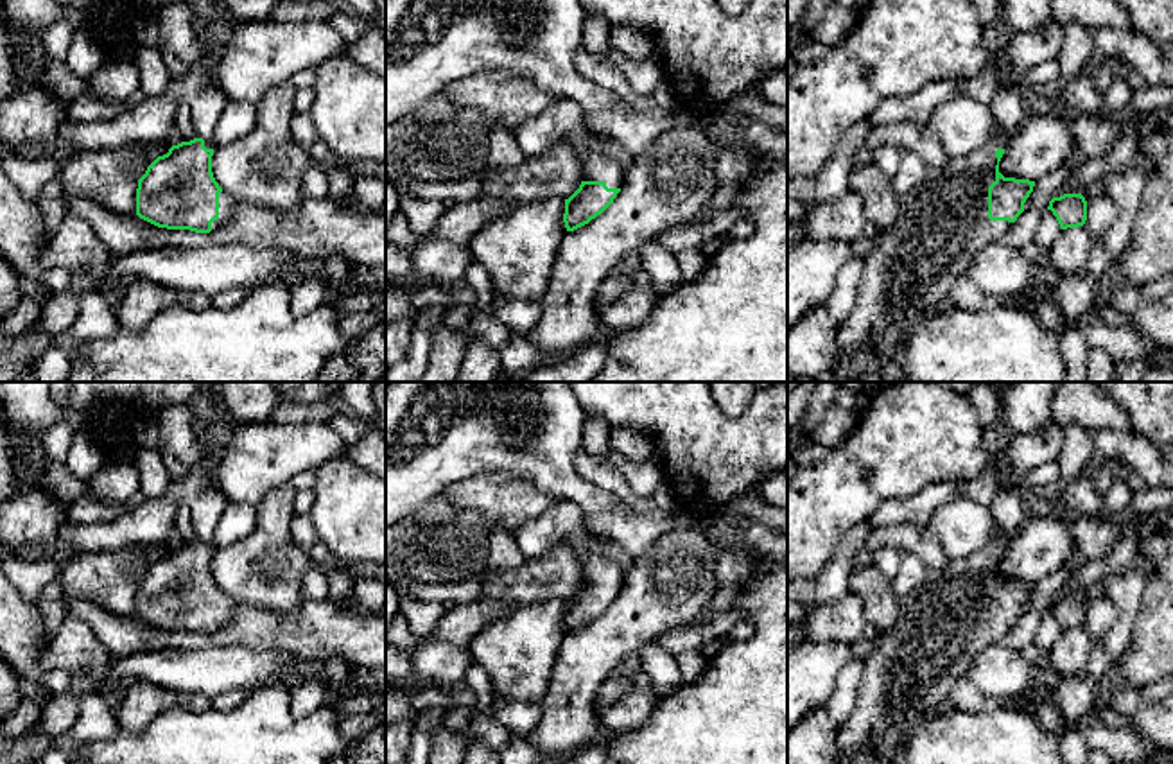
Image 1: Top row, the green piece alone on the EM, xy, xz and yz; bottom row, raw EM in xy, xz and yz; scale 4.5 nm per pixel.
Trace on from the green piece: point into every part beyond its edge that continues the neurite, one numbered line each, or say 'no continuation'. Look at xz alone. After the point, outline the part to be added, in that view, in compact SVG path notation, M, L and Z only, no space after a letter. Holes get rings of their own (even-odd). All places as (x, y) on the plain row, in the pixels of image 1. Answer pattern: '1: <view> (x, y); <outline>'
1: xz (598, 567); M592 551L581 569L583 583L604 583L608 590L622 588L622 570L619 563L603 551Z

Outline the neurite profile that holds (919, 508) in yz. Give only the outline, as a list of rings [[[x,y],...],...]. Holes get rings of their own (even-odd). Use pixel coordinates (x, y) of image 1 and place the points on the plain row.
[[[936,481],[911,497],[890,499],[872,515],[870,524],[873,529],[897,524],[927,525],[940,506],[960,499],[960,484],[960,481]]]

